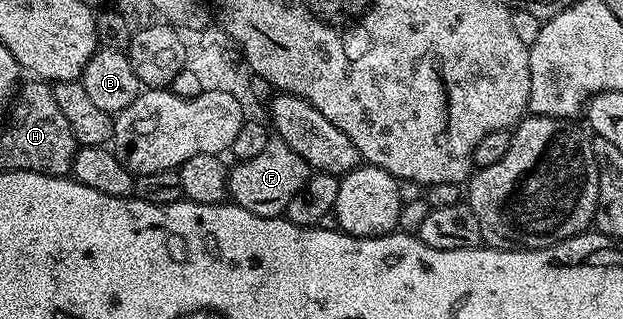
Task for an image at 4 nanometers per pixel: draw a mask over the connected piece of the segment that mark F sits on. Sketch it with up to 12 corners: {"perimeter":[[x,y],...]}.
{"perimeter":[[277,137],[228,171],[229,198],[277,219],[312,174]]}

